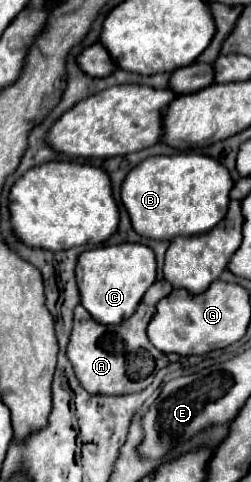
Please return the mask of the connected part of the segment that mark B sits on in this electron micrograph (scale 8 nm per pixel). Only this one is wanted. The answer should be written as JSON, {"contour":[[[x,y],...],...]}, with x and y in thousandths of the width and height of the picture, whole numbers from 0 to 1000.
{"contour":[[[809,320],[610,324],[506,361],[482,415],[554,490],[689,498],[705,490],[777,490],[857,473],[904,444],[920,390],[928,373],[912,353],[857,328]]]}

